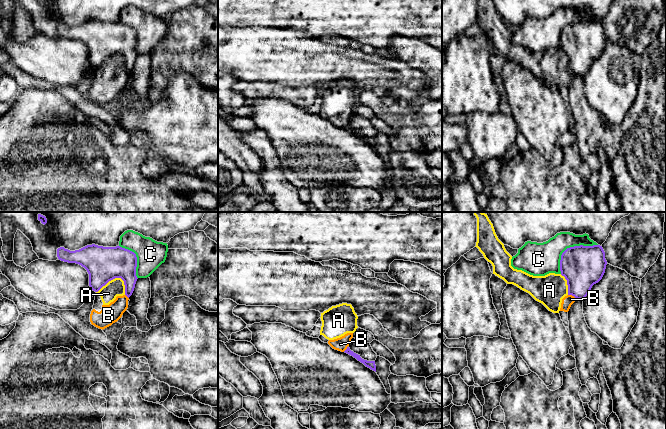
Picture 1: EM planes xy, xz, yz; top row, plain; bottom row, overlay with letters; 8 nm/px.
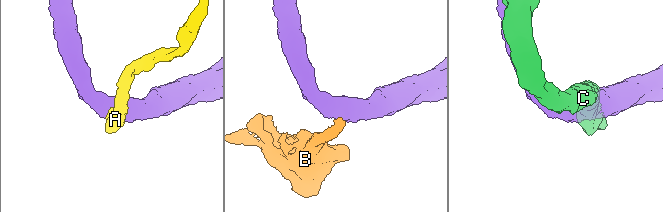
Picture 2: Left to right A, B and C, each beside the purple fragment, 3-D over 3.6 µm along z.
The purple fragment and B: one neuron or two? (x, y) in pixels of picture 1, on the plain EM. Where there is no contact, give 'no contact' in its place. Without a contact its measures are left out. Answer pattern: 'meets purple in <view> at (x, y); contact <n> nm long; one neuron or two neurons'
meets purple in yz at (572, 71); contact 70 nm long; two neurons

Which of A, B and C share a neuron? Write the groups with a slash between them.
A B / C

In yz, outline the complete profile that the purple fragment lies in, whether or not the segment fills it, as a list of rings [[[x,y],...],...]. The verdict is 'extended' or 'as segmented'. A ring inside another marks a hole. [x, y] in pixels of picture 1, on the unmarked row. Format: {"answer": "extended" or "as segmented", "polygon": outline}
{"answer": "as segmented", "polygon": [[[600,21],[574,22],[561,31],[560,47],[568,61],[568,71],[583,76],[606,45],[605,28]]]}

